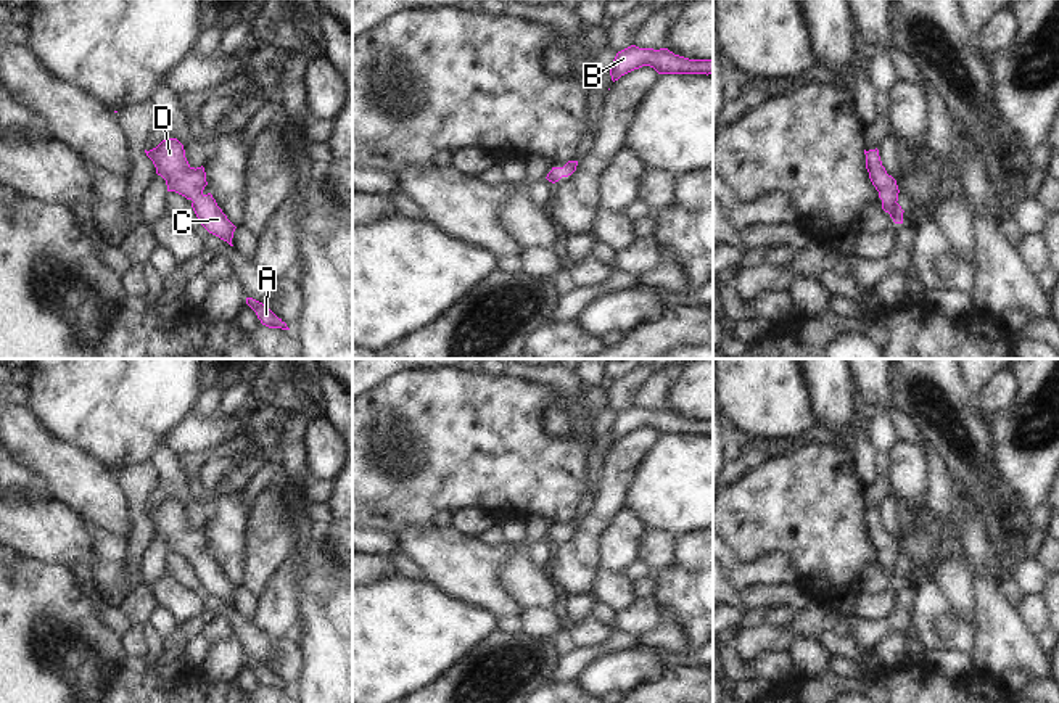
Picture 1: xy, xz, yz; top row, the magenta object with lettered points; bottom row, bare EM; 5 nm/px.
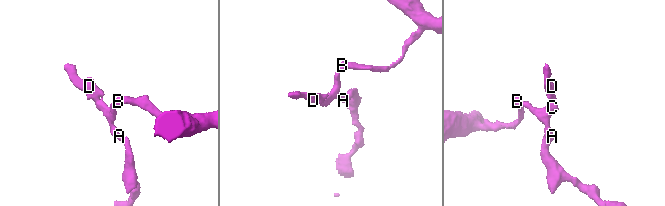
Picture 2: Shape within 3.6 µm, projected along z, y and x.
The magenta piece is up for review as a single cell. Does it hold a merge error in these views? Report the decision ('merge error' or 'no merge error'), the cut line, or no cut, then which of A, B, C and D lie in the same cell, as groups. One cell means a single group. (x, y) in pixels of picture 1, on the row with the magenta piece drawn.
no merge error; no cut; A B C D

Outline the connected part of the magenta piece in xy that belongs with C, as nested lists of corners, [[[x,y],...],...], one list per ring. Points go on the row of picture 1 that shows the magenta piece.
[[[166,138],[156,148],[146,151],[153,161],[156,174],[166,180],[167,191],[175,191],[192,199],[192,208],[200,224],[212,235],[227,241],[230,246],[235,225],[217,206],[211,193],[204,195],[208,185],[204,167],[192,167],[185,158],[183,145],[177,138]]]

